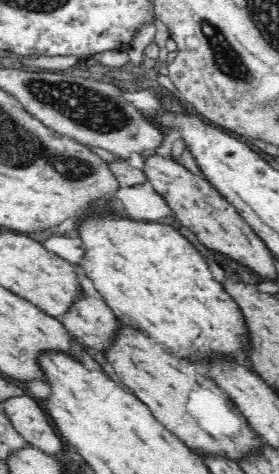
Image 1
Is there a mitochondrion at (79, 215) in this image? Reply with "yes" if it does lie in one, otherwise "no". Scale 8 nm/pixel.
no

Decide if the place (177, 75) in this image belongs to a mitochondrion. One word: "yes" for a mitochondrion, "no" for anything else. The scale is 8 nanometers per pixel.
no

